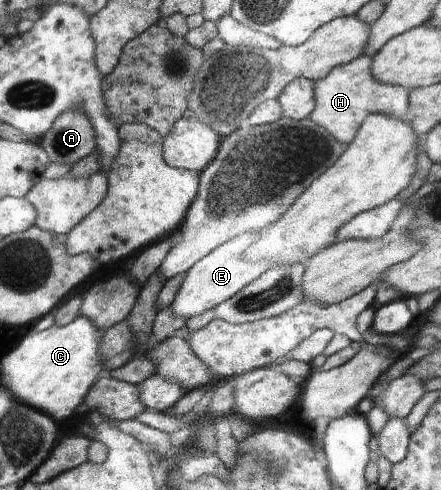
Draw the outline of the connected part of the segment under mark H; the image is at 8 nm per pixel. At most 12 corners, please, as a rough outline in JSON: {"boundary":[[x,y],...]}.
{"boundary":[[370,55],[315,81],[309,116],[348,144],[366,114],[406,121],[408,89]]}

